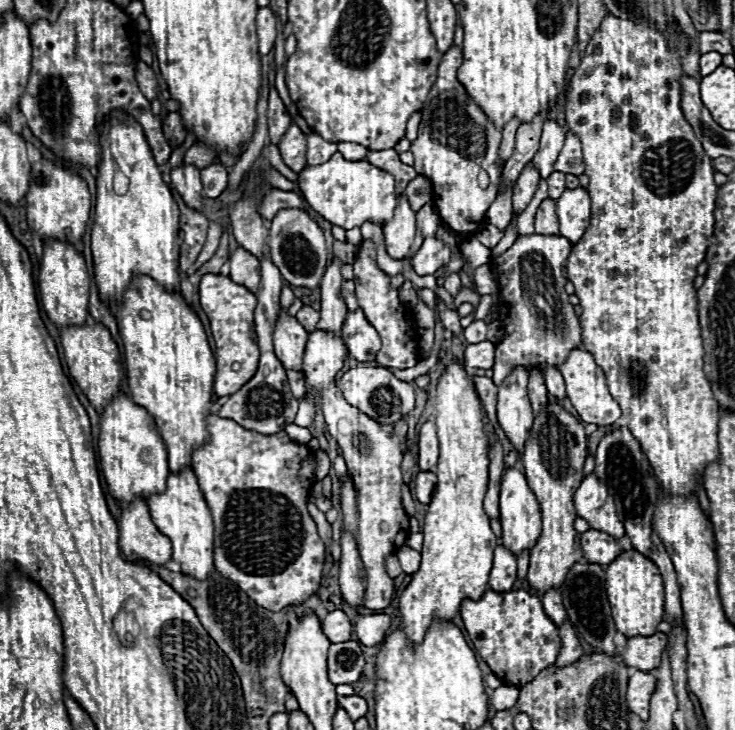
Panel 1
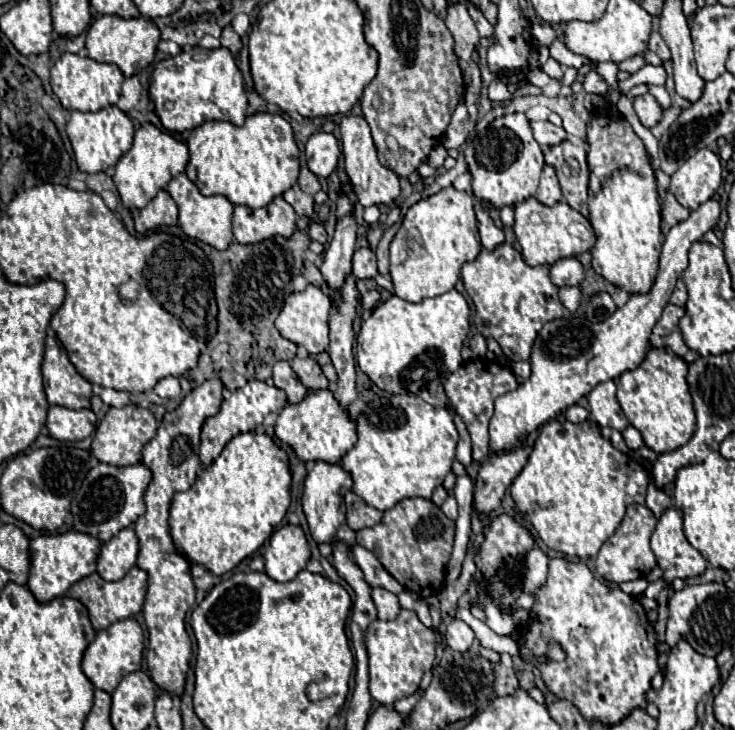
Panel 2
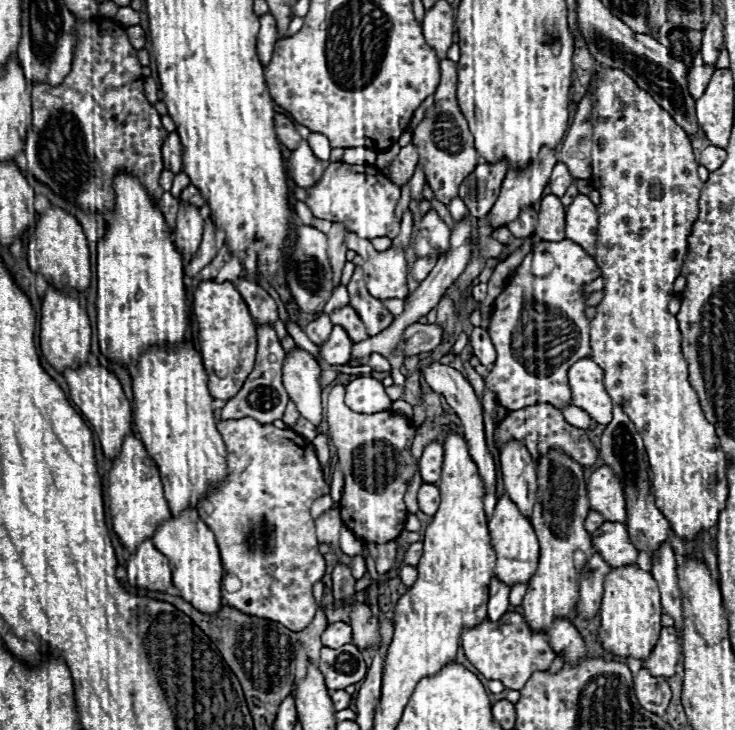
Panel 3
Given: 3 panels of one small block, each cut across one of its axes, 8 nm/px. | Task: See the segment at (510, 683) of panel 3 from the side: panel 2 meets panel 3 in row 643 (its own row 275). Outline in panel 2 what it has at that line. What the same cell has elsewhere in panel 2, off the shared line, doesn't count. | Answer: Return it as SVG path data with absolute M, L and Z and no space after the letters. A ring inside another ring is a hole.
M508 244L498 246L494 252L482 248L474 262L462 266L462 282L476 308L476 330L484 338L494 338L512 362L530 360L538 330L548 320L570 316L558 300L558 288L550 282L548 266L528 266L522 254Z

